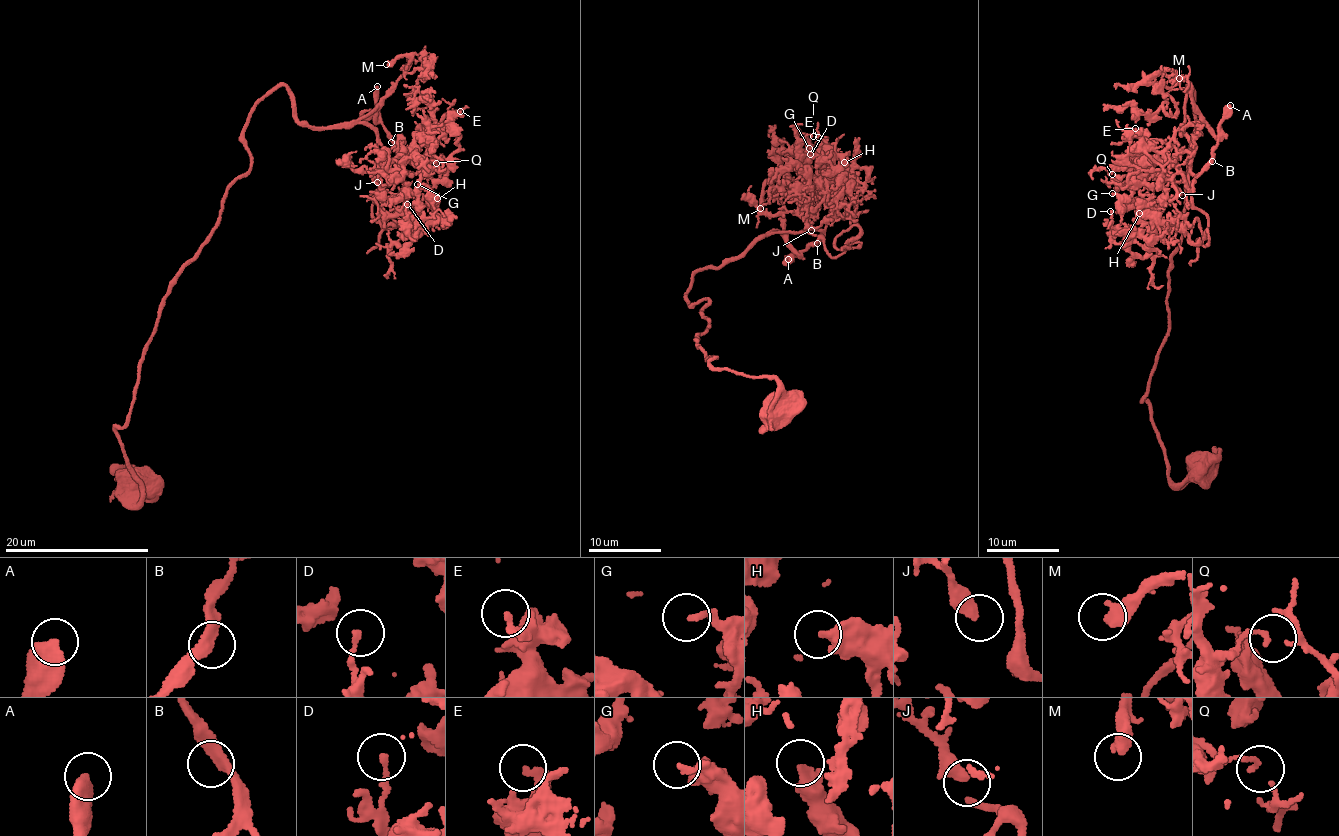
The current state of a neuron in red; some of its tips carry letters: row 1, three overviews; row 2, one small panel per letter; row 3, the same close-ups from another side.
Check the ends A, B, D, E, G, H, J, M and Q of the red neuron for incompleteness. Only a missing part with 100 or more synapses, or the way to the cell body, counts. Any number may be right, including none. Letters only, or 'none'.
M

